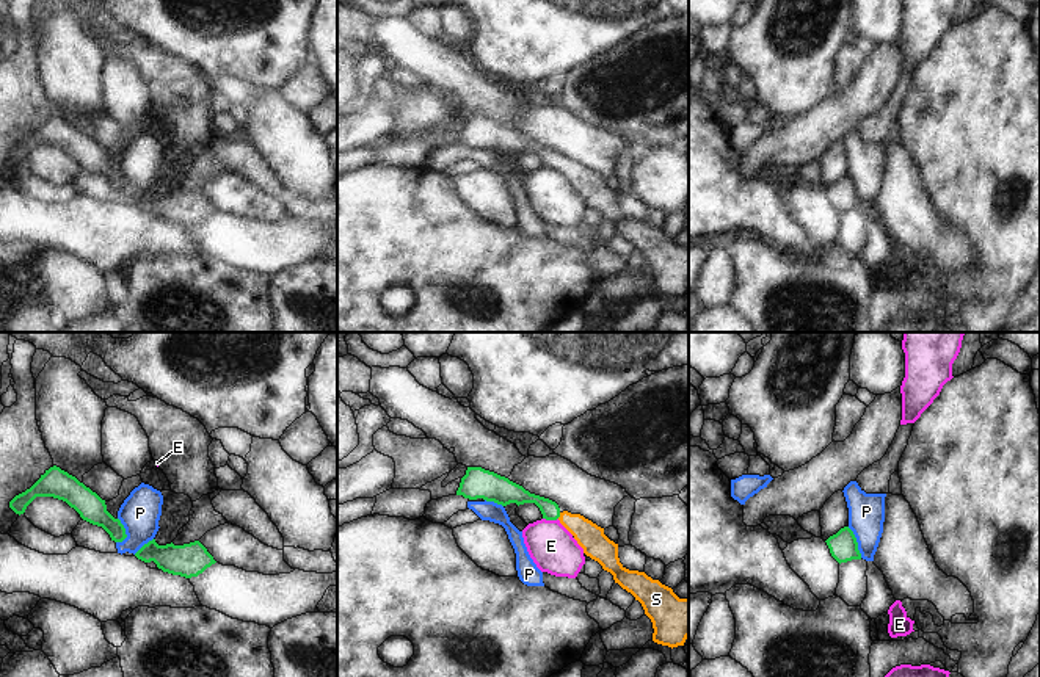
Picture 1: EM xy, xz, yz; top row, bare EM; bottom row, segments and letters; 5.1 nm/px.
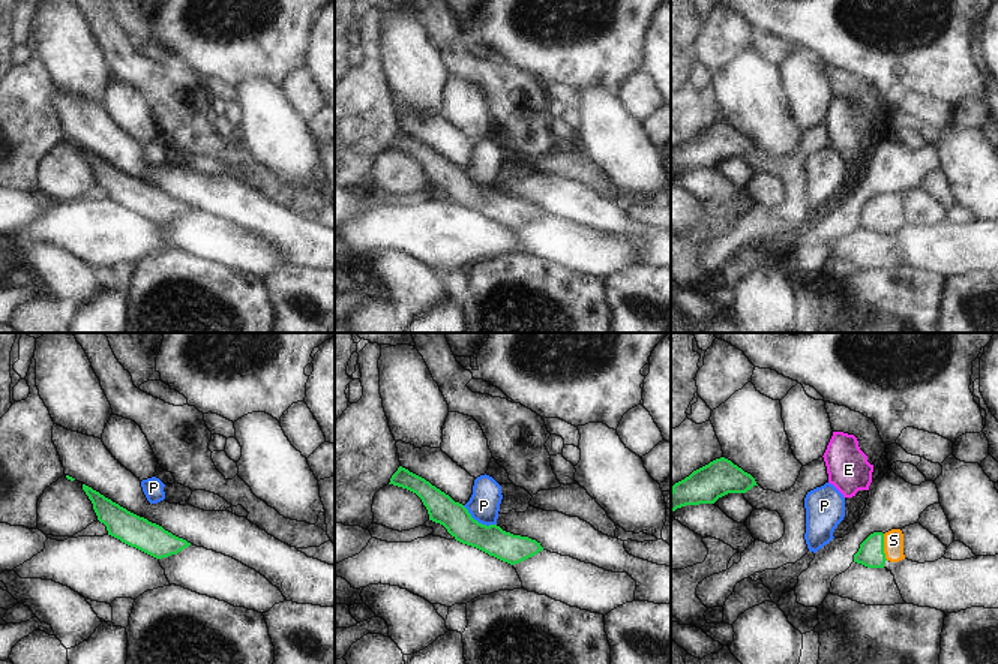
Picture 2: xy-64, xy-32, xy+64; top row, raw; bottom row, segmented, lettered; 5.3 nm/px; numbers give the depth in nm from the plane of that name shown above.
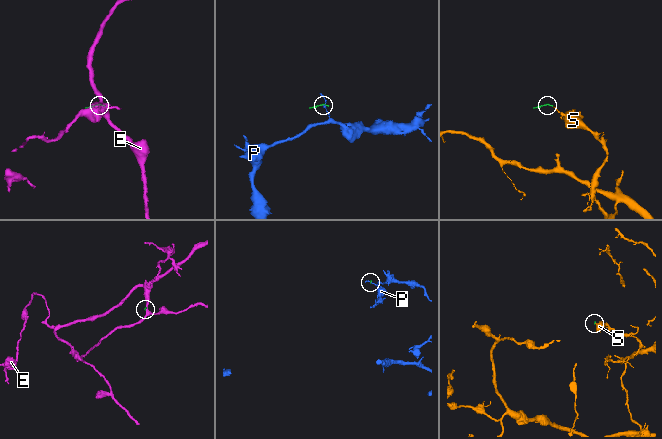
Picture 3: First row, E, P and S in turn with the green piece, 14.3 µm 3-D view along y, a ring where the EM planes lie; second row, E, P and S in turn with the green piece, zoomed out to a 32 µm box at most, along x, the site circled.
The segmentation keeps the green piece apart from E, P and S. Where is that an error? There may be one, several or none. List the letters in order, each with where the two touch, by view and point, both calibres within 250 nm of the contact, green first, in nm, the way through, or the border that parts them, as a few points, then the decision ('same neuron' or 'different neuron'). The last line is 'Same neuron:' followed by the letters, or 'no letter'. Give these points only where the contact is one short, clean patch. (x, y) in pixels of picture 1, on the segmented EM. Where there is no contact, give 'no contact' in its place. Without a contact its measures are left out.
E: contact xz (551, 519); calibres 110 and 240 nm; border xz (543, 517), (557, 519); different neuron
P: contact yz (857, 543); calibres 150 and 190 nm; border yz (847, 527), (855, 538), (861, 557); different neuron
S: contact xz (559, 516); calibres 100 and 140 nm; way xz (516, 494), (537, 499), (559, 516), (576, 524), (590, 536); same neuron
Same neuron: S

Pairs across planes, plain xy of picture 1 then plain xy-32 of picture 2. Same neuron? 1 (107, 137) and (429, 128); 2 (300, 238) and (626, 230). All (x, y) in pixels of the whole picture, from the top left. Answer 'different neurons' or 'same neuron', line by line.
1: same neuron
2: different neurons

